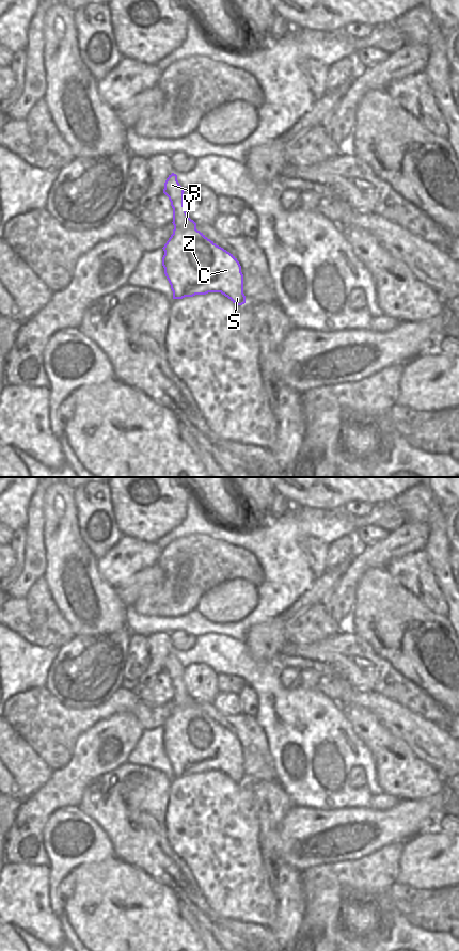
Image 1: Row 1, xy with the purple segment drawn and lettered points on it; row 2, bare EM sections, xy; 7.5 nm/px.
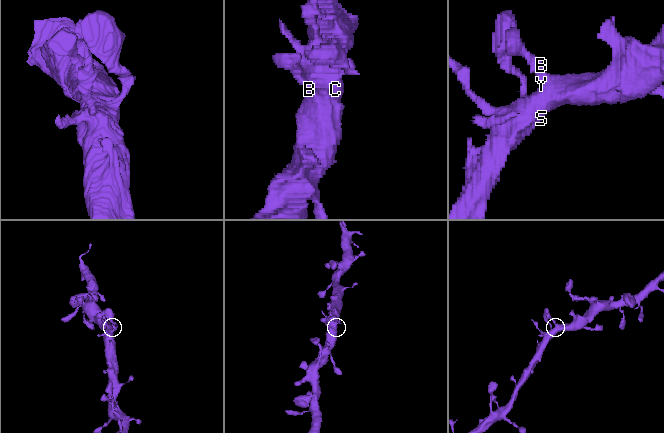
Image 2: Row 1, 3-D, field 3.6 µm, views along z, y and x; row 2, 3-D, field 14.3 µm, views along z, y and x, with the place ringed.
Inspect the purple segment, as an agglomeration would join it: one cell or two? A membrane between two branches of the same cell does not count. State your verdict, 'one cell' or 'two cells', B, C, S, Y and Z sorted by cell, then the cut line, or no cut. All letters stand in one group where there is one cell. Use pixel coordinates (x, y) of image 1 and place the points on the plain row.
one cell; B C S Y Z; no cut

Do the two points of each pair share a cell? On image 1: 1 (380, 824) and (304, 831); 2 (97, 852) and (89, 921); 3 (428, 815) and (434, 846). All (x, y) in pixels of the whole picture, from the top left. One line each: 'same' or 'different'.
1: same
2: different
3: different

